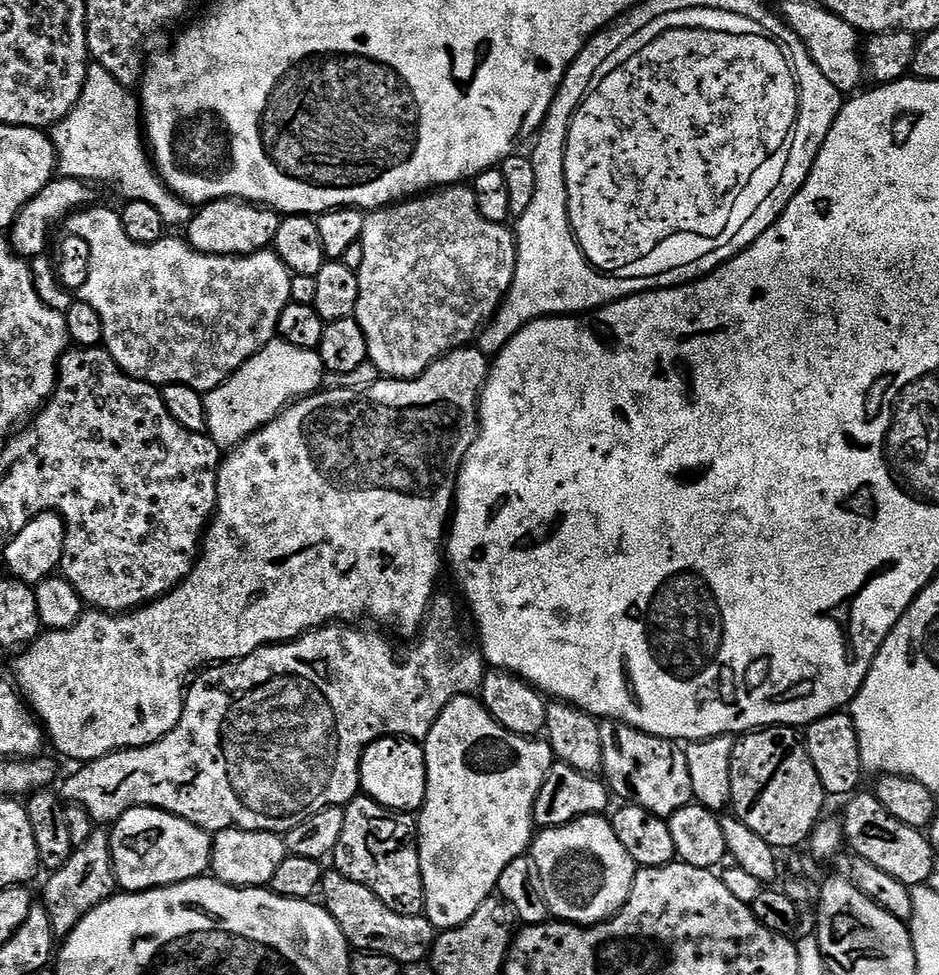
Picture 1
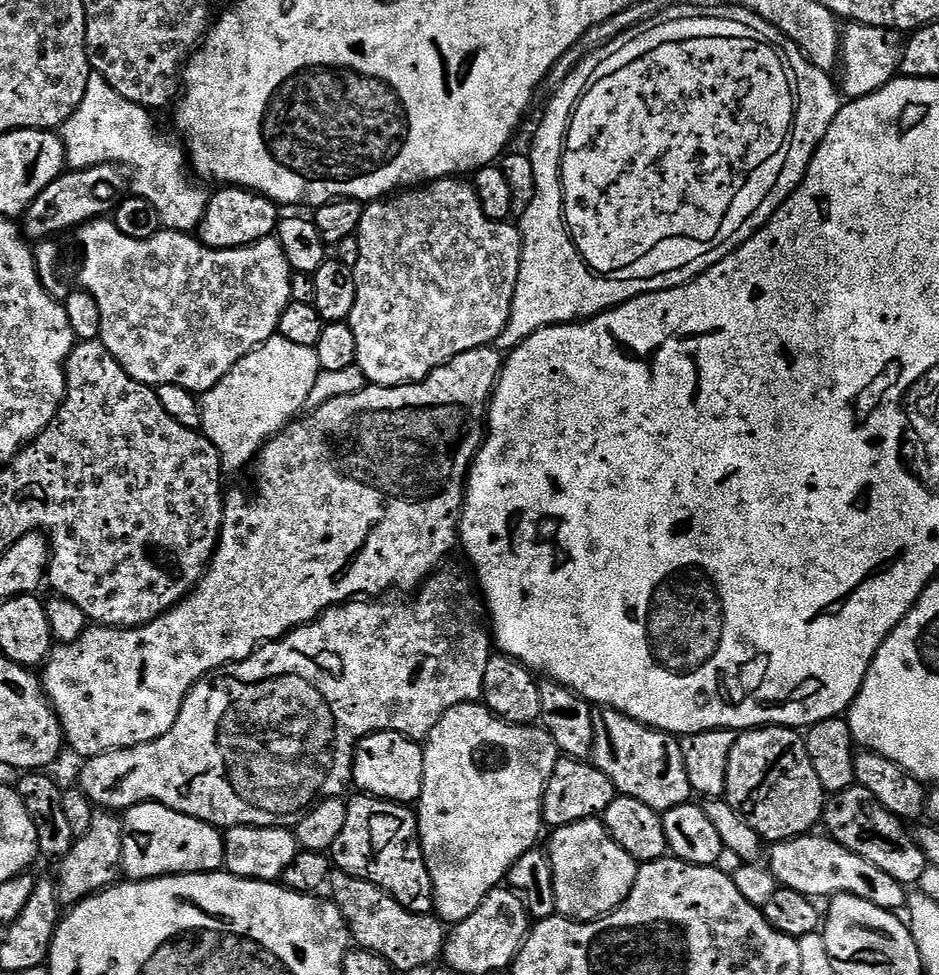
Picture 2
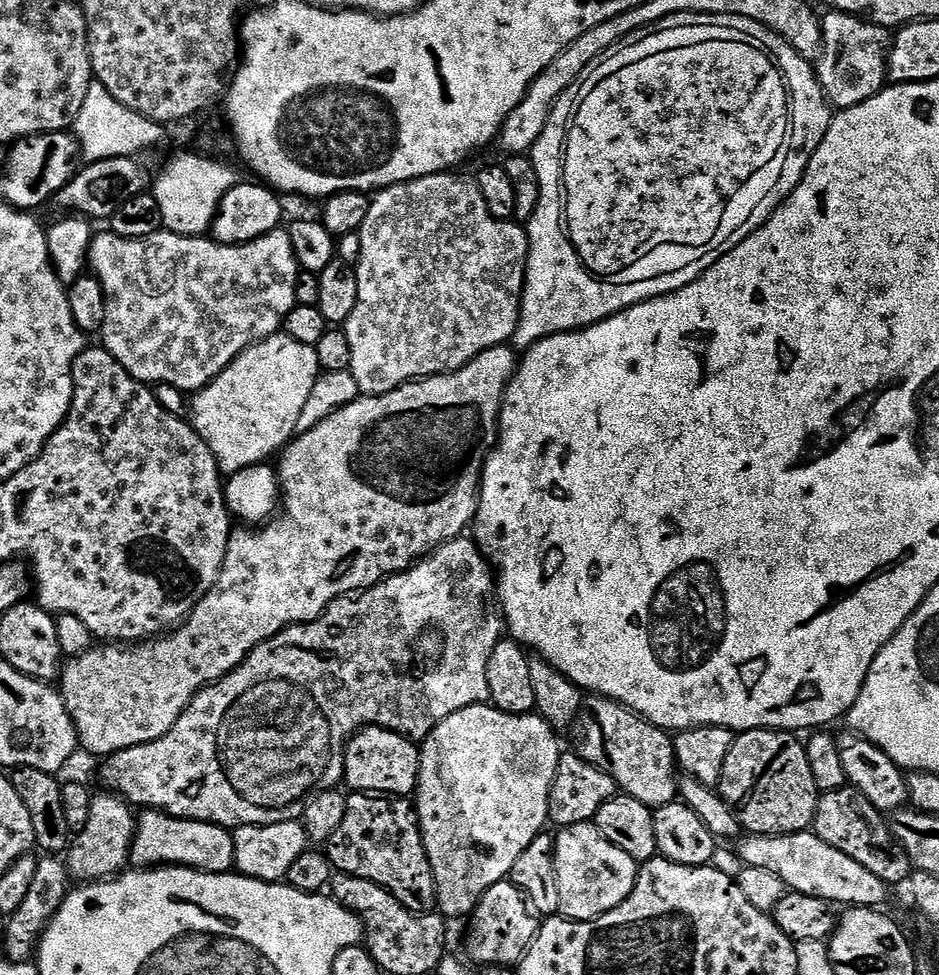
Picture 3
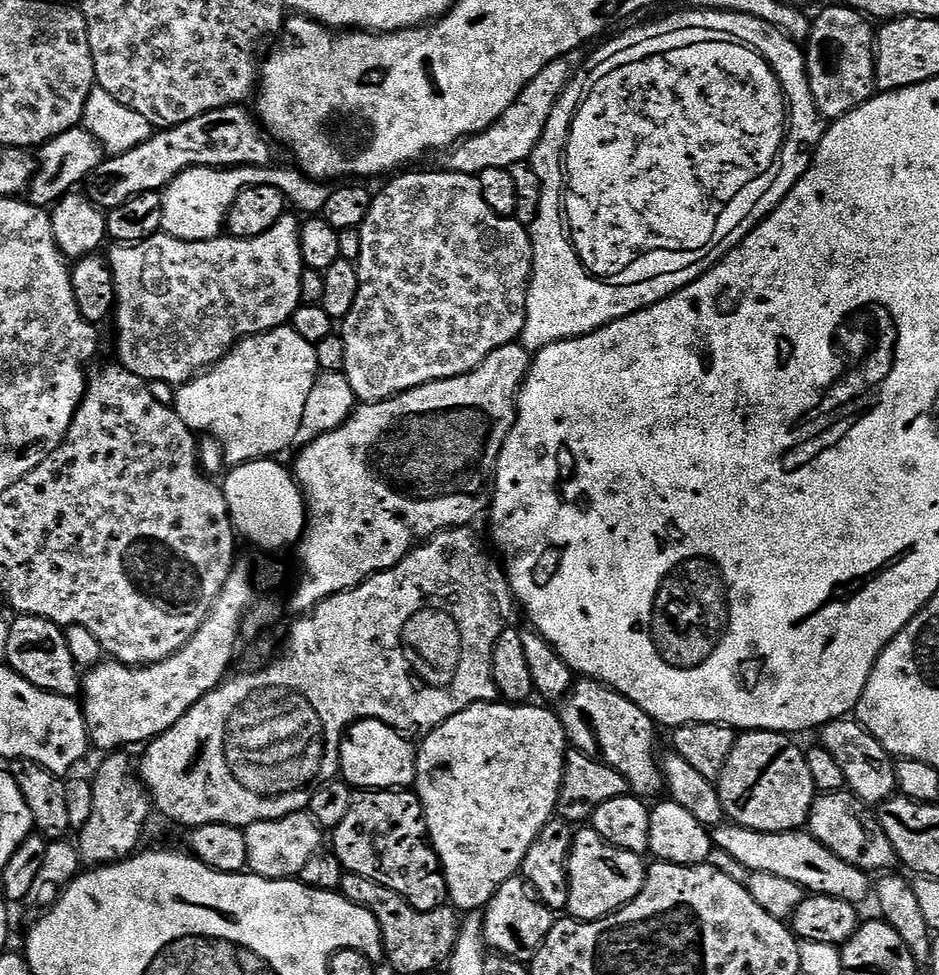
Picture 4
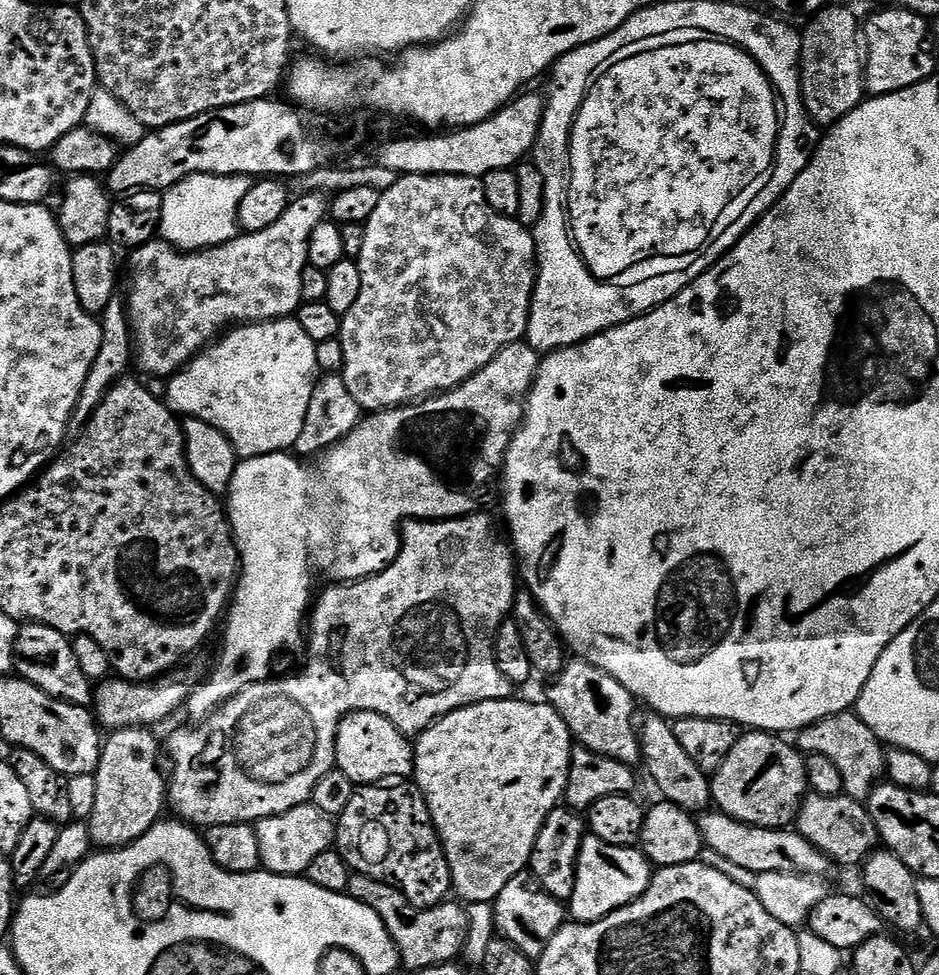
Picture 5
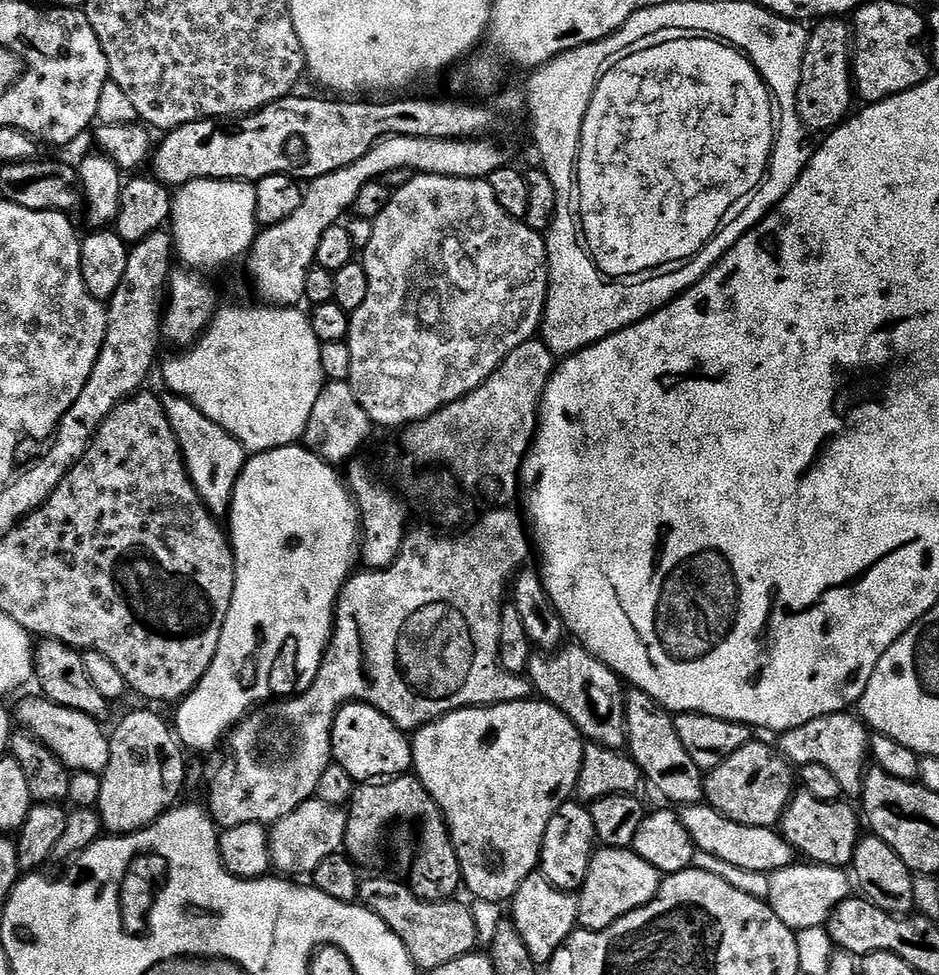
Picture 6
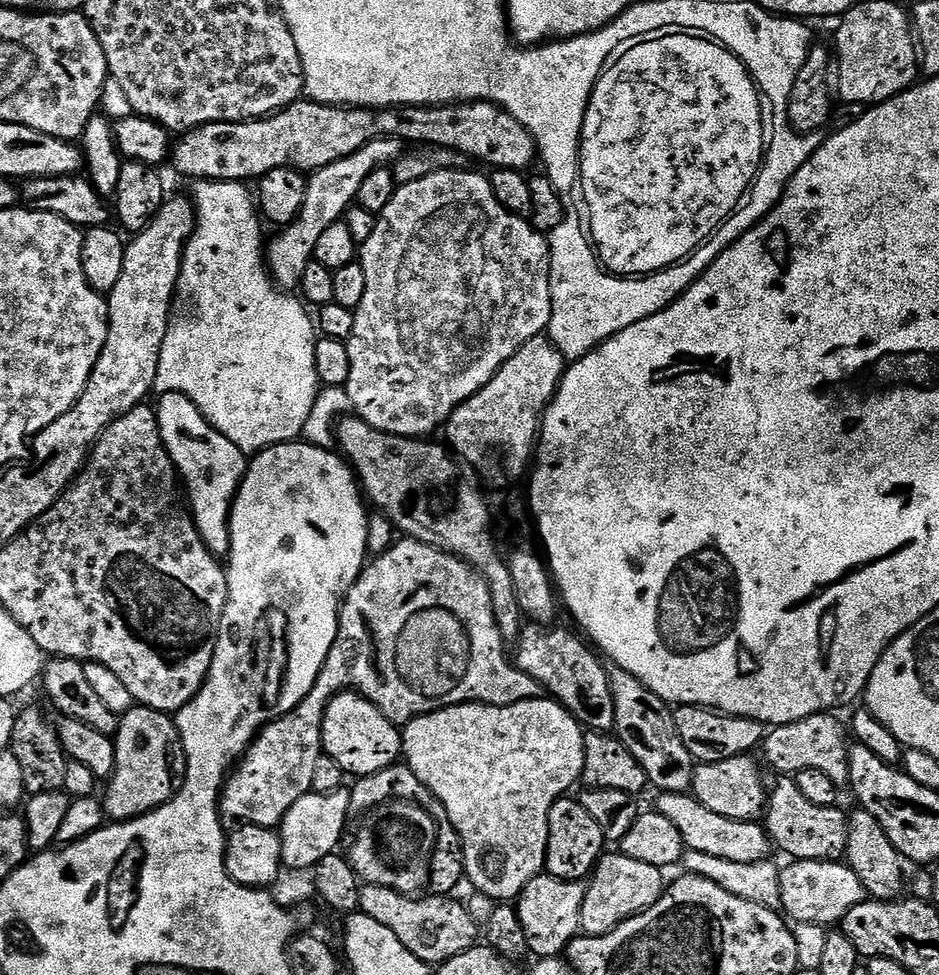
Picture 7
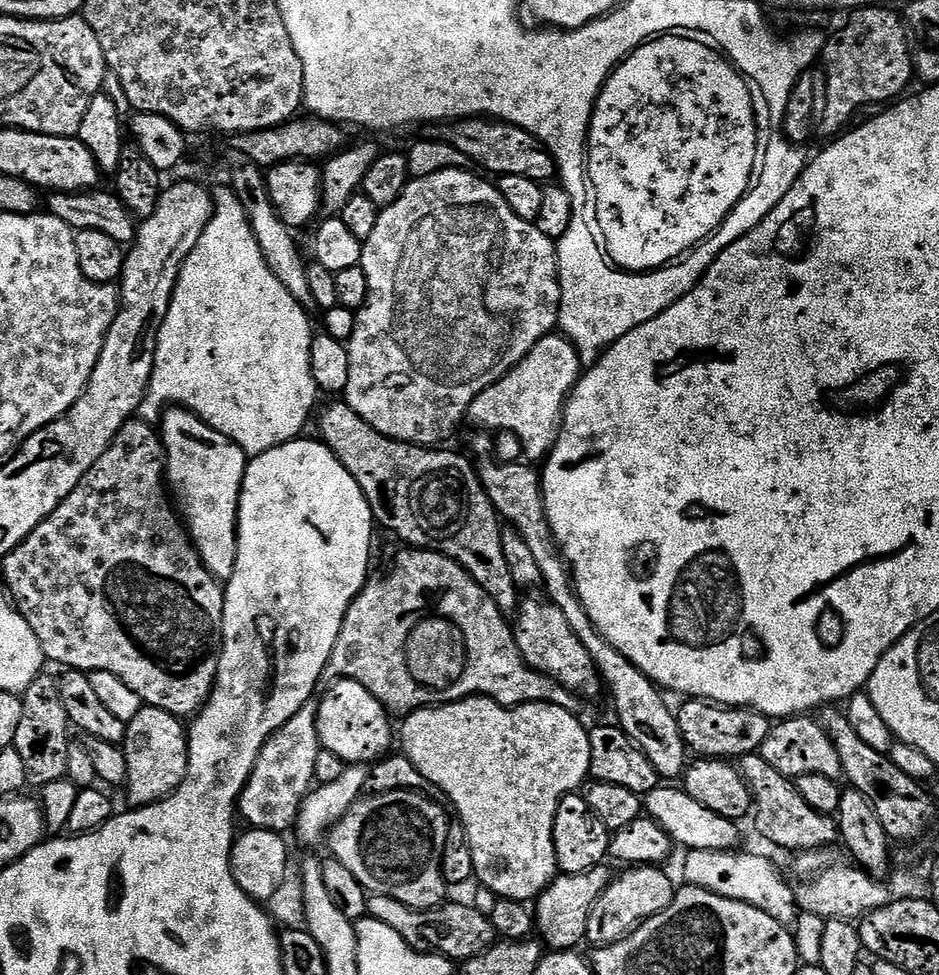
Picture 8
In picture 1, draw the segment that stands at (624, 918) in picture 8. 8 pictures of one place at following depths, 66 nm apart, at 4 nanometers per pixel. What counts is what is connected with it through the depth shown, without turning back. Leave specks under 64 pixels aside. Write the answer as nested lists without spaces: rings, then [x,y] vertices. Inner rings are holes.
[[[604,814],[537,831],[530,855],[540,875],[549,913],[565,924],[591,926],[612,919],[628,900],[638,871],[614,835],[611,819]]]

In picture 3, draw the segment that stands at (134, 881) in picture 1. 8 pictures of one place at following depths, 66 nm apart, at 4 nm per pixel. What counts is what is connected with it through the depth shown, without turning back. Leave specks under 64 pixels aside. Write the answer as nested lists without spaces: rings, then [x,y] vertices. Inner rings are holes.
[[[144,810],[139,813],[136,821],[131,863],[137,869],[179,866],[197,868],[199,872],[228,874],[236,867],[234,838],[232,832],[220,824],[207,824],[201,820],[183,820],[166,812]]]

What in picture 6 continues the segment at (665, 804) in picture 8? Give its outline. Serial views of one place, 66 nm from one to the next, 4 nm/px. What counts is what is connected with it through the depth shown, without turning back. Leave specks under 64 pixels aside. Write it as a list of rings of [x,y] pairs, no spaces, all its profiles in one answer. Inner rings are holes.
[[[707,802],[685,804],[679,809],[679,813],[682,826],[686,826],[697,849],[712,854],[732,866],[738,866],[741,870],[771,874],[794,863],[792,847],[776,828],[746,826],[742,822],[734,822]]]

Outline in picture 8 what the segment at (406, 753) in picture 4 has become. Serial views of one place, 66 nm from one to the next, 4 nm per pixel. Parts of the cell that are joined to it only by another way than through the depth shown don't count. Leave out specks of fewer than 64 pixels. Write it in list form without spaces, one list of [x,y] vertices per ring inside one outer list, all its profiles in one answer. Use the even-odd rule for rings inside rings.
[[[337,680],[329,688],[332,689],[316,704],[316,725],[321,749],[330,754],[338,754],[338,758],[342,758],[345,765],[368,766],[389,755],[391,748],[388,747],[394,744],[394,724],[392,728],[391,722],[388,721],[390,713],[384,704],[378,702],[378,698],[374,698],[374,694],[370,694],[370,690],[366,690],[366,686],[353,680]]]

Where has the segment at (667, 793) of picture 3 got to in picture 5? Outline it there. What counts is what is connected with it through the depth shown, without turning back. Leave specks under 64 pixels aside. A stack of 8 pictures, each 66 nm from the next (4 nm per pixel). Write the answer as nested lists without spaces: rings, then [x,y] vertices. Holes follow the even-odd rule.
[[[572,658],[565,663],[564,669],[549,684],[552,685],[548,688],[547,703],[551,704],[553,710],[559,714],[562,722],[566,722],[566,726],[572,731],[573,741],[579,747],[588,748],[594,754],[602,754],[606,758],[614,758],[614,762],[622,762],[631,766],[641,763],[636,720],[638,701],[630,694],[630,690],[626,690],[626,686],[622,686],[622,682],[610,678],[608,674],[585,660]]]

